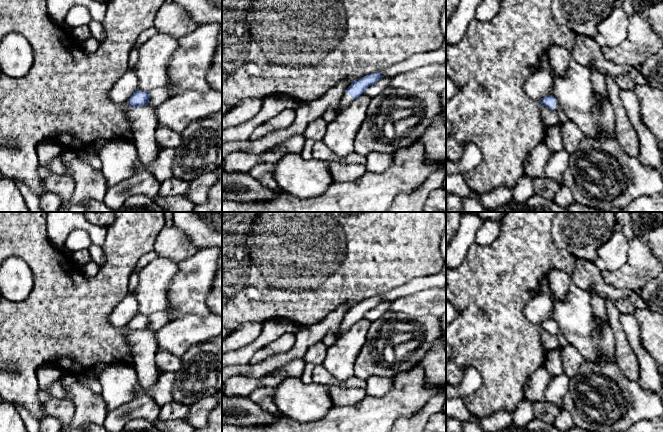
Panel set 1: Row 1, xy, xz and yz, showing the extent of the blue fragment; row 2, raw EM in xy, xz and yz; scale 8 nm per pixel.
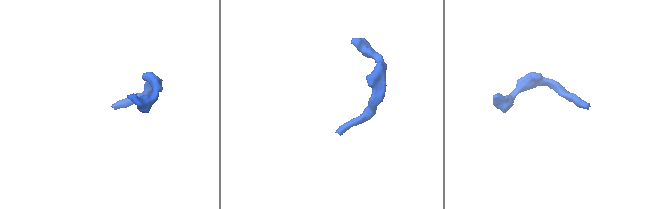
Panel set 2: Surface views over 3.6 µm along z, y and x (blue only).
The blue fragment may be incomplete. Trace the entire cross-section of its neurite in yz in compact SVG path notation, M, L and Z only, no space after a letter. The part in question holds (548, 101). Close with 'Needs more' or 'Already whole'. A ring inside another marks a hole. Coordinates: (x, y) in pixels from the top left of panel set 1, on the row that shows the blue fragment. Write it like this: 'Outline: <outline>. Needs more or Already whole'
Outline: M553 95L544 96L539 100L539 102L542 104L542 106L545 106L550 110L562 111L561 105Z. Needs more

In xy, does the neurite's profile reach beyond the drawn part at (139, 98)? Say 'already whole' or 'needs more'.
already whole

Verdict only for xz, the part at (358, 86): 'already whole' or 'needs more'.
needs more

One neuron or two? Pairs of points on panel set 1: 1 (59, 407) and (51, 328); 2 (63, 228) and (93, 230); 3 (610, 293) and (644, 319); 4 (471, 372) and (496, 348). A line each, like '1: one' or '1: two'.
1: two
2: one
3: two
4: two

